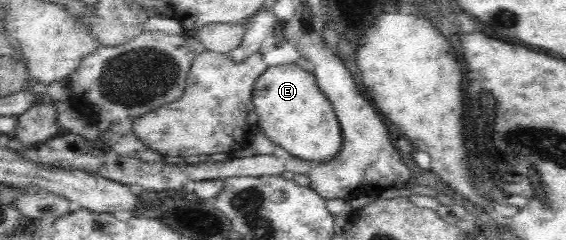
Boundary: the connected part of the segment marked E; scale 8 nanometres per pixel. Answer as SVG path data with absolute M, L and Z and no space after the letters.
M302 63L267 68L253 88L252 102L263 135L290 156L315 165L340 154L342 131L338 117L327 96L319 90L315 76Z

